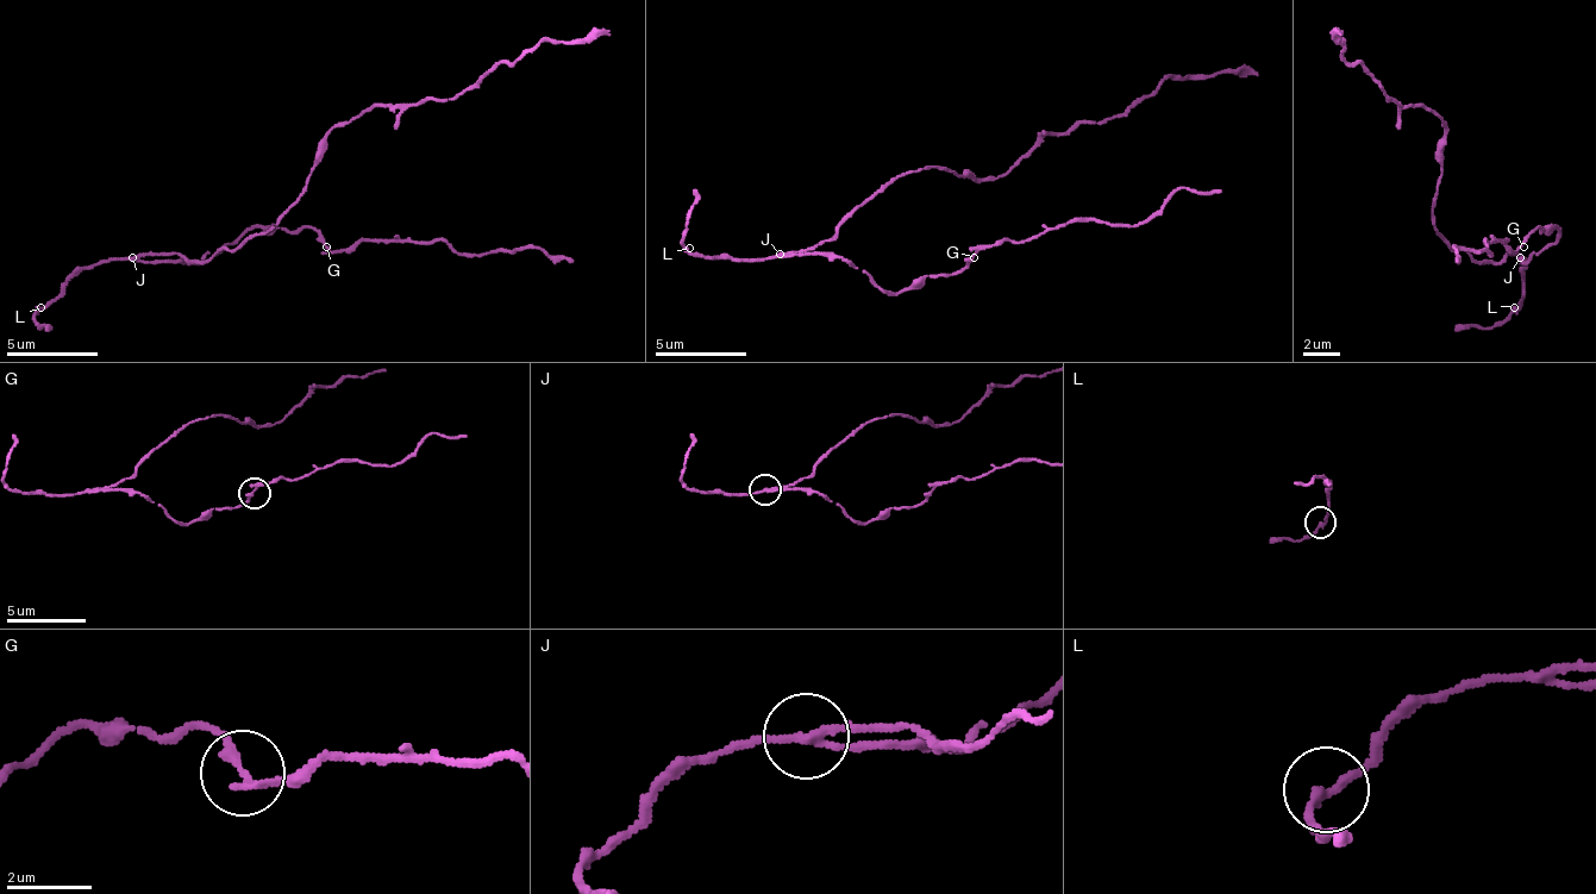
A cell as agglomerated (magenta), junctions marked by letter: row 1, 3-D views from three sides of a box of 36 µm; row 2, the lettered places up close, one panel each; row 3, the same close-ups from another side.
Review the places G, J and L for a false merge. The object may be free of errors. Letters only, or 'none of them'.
J

